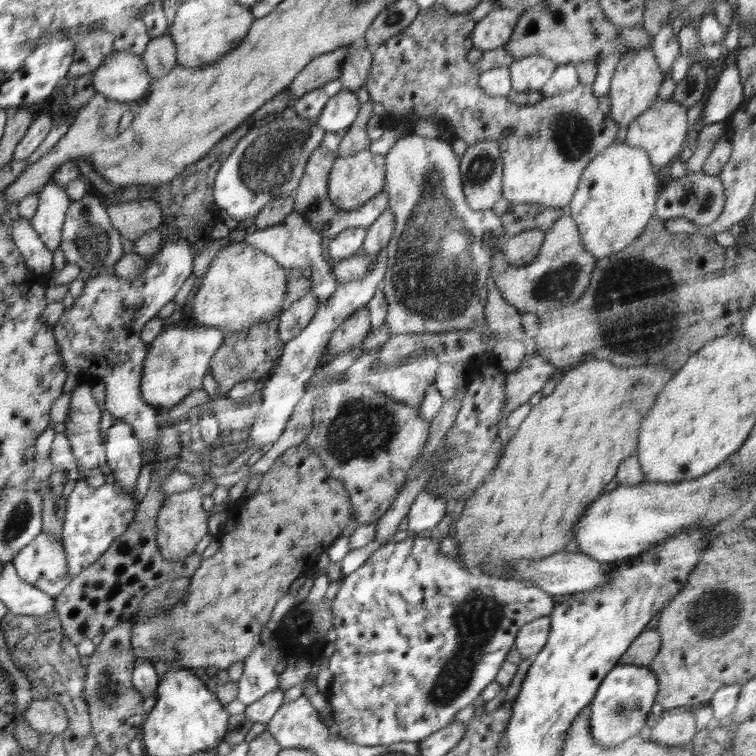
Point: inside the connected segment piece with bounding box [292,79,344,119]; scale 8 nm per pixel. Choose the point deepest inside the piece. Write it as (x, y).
(310, 105)

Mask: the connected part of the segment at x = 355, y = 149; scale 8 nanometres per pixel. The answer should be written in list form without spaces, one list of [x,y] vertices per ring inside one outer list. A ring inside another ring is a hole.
[[[371,100],[361,104],[356,120],[343,132],[340,145],[335,150],[337,156],[349,157],[369,148],[371,140],[366,133],[366,124],[373,116],[373,106]]]

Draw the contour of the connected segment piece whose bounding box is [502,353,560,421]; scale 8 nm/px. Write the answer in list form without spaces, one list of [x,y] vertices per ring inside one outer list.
[[[541,355],[526,356],[520,366],[506,372],[506,404],[502,408],[502,420],[521,404],[540,393],[544,385],[560,370],[554,363],[546,362]]]

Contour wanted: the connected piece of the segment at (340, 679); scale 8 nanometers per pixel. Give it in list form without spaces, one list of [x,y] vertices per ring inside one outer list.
[[[411,534],[400,542],[390,540],[382,545],[358,570],[344,576],[340,582],[340,589],[336,597],[331,600],[332,607],[332,640],[335,651],[329,658],[330,672],[333,676],[332,692],[327,694],[331,718],[338,724],[339,736],[348,742],[355,742],[362,746],[392,745],[397,742],[418,743],[432,733],[448,726],[454,721],[454,716],[473,704],[482,694],[482,690],[495,681],[497,672],[506,661],[507,654],[514,647],[519,628],[537,618],[549,615],[554,610],[554,598],[541,590],[539,586],[529,584],[528,581],[500,578],[496,574],[482,574],[466,569],[464,565],[452,556],[442,553],[439,544],[433,542],[430,536]]]

